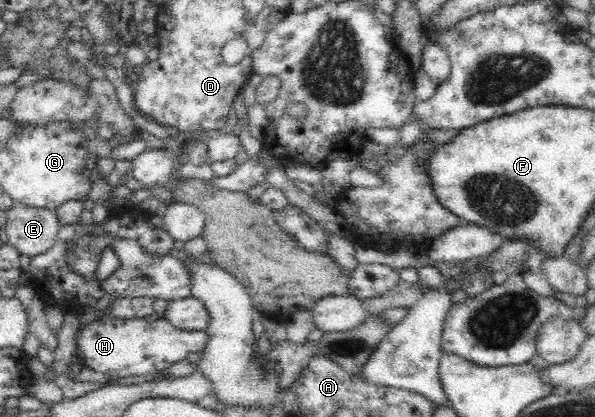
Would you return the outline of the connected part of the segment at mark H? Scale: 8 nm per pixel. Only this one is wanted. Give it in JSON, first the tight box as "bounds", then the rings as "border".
{"bounds":[76,312,207,379],"border":[[[155,312],[145,318],[122,319],[104,315],[101,322],[81,327],[76,333],[77,348],[83,353],[88,368],[114,379],[164,372],[191,353],[202,353],[207,342],[207,332],[180,330]]]}

